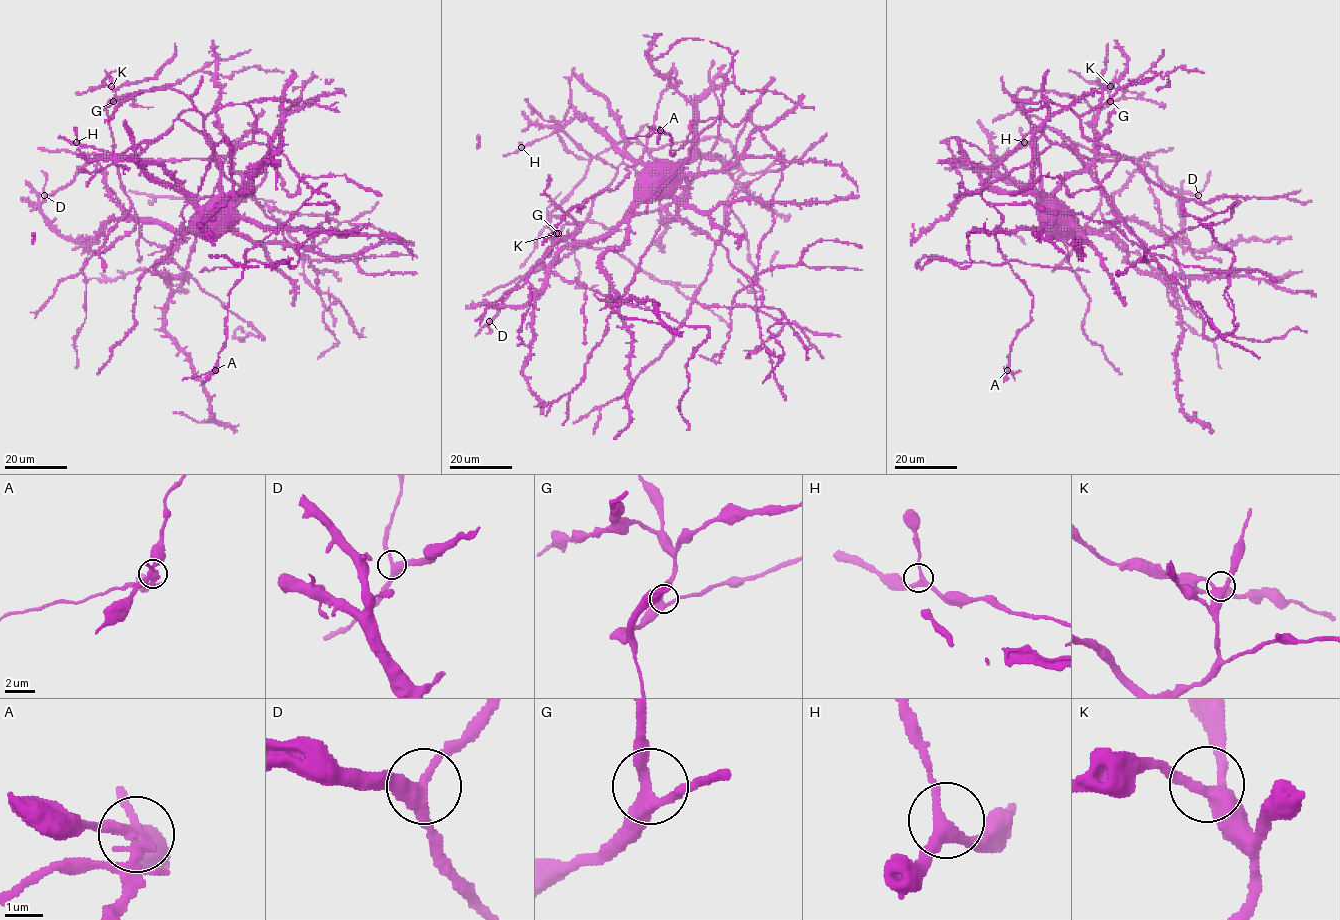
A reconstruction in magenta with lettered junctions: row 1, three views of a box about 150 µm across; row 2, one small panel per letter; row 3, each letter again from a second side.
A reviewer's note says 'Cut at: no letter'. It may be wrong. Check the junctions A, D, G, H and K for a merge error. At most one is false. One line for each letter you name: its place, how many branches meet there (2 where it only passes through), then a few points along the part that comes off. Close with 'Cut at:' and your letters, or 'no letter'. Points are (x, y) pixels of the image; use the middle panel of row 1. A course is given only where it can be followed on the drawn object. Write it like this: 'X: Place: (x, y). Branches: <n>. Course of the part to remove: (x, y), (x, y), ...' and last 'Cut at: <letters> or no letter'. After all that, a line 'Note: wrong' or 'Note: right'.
A: Place: (660, 130). Branches: 4. Course of the part to remove: (660, 130), (649, 135), (628, 137)
Cut at: A
Note: wrong

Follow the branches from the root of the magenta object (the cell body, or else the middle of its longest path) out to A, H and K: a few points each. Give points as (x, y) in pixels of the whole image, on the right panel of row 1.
A: (1059, 225), (1018, 104), (1051, 144), (981, 191), (1001, 214), (999, 250), (1033, 295), (1007, 370)
H: (1059, 225), (1026, 188), (1016, 186), (996, 167), (995, 159), (1003, 159), (1024, 142)
K: (1059, 225), (1042, 193), (1030, 118), (1016, 95), (1021, 89), (1055, 90), (1101, 110), (1110, 102), (1110, 86)

